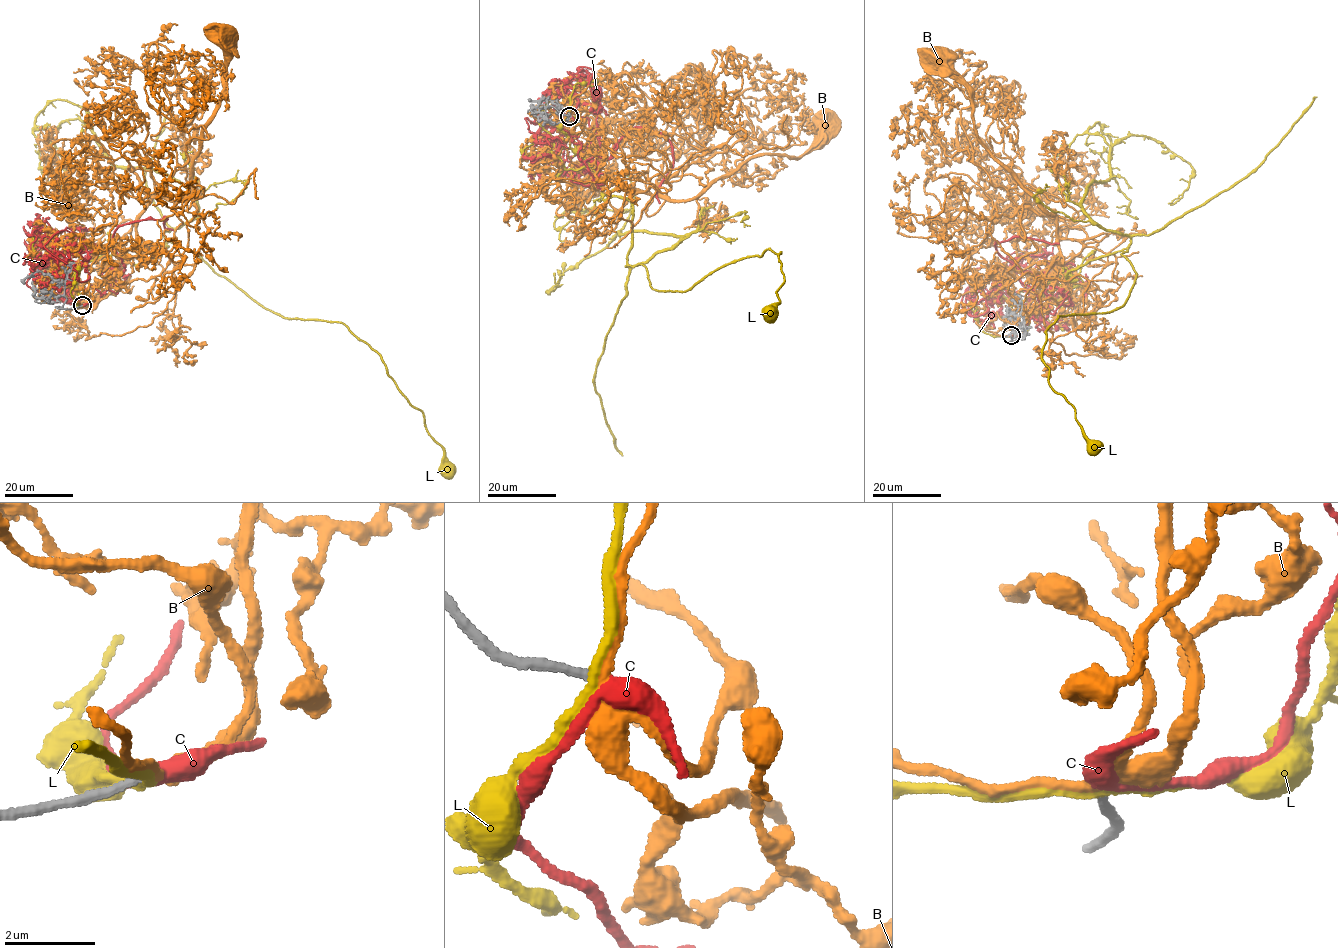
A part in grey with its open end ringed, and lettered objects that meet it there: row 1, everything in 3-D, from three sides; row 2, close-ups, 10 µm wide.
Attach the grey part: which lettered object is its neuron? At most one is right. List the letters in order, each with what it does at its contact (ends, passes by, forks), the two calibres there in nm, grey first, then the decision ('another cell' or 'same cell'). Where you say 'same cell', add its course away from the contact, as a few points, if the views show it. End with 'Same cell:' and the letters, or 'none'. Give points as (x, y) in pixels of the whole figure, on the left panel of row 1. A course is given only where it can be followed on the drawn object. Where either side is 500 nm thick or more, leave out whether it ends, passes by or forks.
B: it passes by; calibres 170 and 240 nm; another cell
C: it passes by; calibres 170 and 360 nm; same cell; course (81, 305), (124, 271), (113, 248), (68, 231), (44, 246), (88, 278), (83, 259), (40, 291)
L: it passes by; calibres 180 and 200 nm; another cell
Same cell: C

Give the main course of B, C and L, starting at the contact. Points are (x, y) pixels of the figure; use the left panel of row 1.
B: (81, 305), (102, 247), (134, 244), (137, 216), (155, 197), (187, 196), (205, 124), (222, 95), (223, 38)
C: (81, 305), (124, 271), (113, 248), (68, 231), (44, 246), (88, 278), (83, 259), (40, 291)
L: (81, 306), (89, 261), (189, 249), (269, 309), (341, 322), (372, 348), (446, 469)

